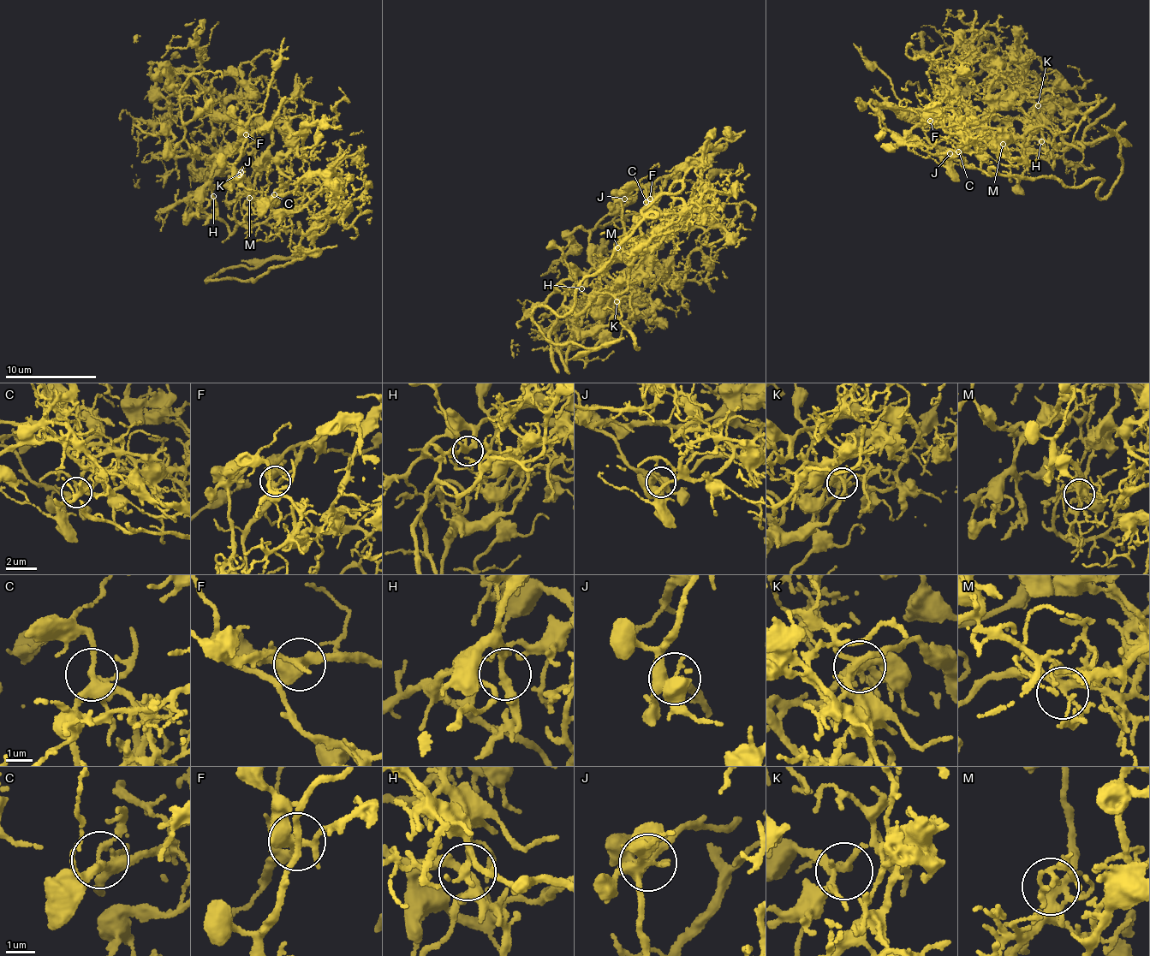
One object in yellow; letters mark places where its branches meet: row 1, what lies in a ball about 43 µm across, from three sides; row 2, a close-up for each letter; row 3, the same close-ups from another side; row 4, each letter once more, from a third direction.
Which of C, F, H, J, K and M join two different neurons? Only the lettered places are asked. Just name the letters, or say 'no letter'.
no letter

